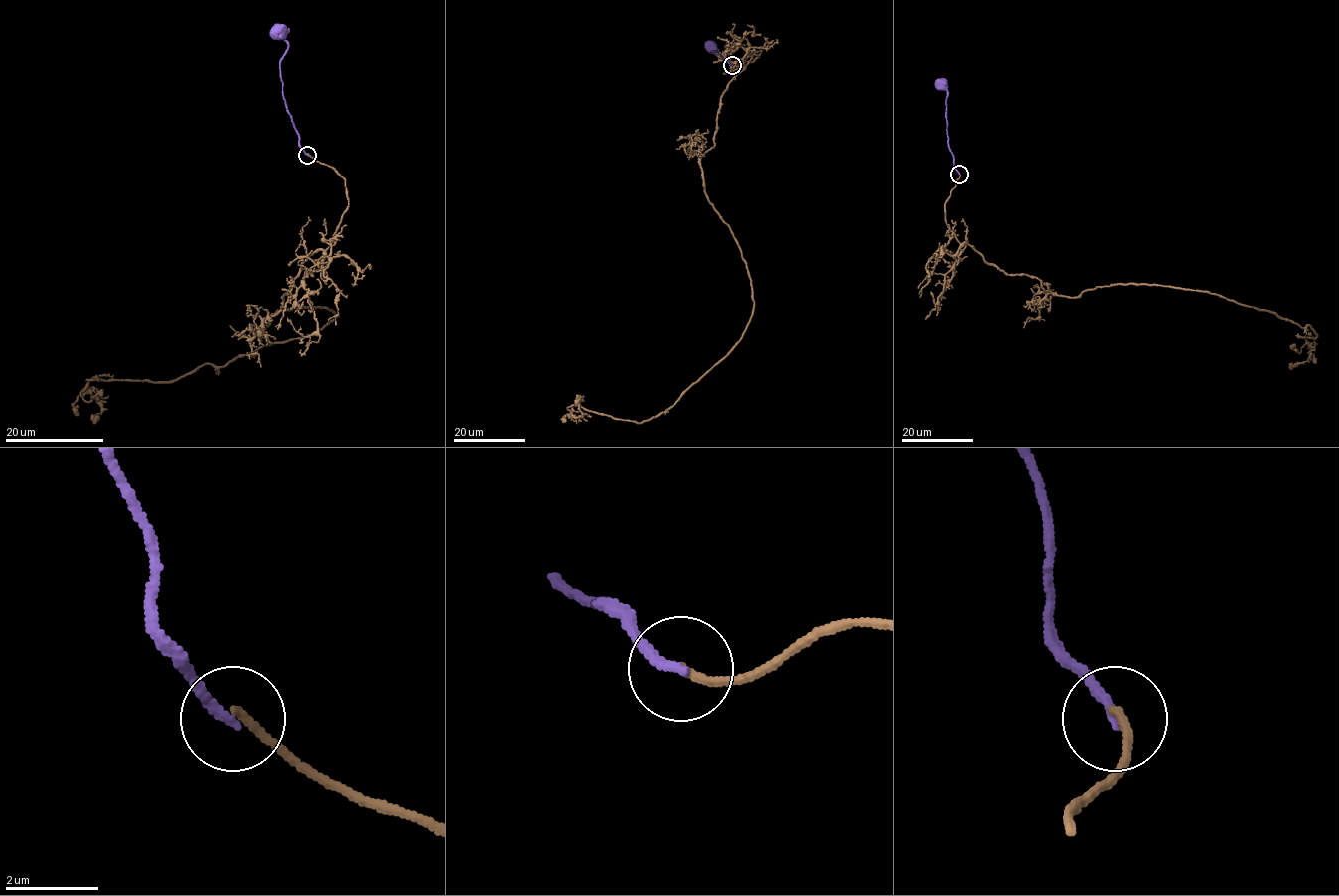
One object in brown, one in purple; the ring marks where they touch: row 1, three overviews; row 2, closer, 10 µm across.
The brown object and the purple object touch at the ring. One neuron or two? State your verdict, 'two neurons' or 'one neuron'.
two neurons

